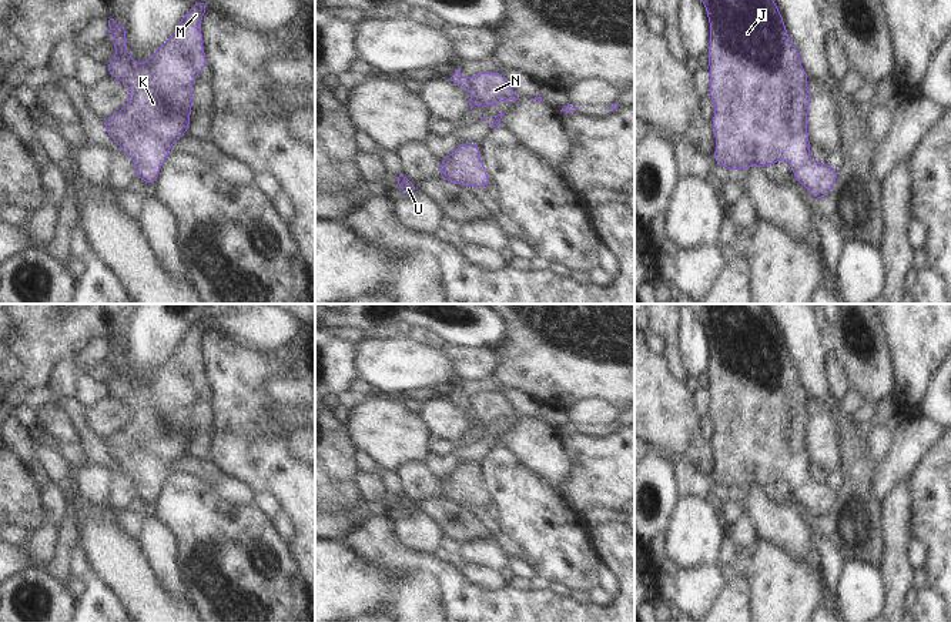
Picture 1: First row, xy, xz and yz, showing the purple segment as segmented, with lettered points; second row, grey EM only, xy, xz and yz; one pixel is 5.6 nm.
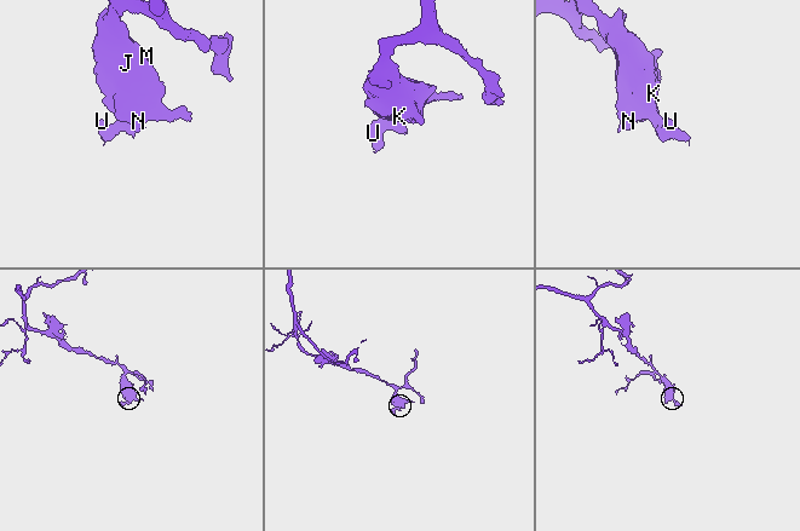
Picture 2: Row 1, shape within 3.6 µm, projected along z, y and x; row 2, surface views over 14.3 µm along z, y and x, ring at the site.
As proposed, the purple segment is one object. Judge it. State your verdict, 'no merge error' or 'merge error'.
no merge error

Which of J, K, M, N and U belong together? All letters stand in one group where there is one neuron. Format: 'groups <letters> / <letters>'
groups J K M N U

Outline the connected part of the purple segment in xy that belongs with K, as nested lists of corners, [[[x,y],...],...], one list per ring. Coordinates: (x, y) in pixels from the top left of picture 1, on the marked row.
[[[205,0],[195,3],[174,34],[141,64],[127,50],[127,26],[108,20],[108,33],[115,36],[115,58],[106,67],[110,77],[127,86],[130,98],[118,113],[103,118],[103,126],[133,160],[135,177],[145,185],[155,183],[170,147],[187,134],[194,107],[191,86],[208,66],[201,30],[207,11]]]

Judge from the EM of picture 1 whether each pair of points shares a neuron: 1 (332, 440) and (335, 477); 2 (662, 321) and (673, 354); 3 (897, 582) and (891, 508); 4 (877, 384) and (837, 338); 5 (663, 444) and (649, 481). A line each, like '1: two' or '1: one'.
1: one
2: one
3: one
4: one
5: two

